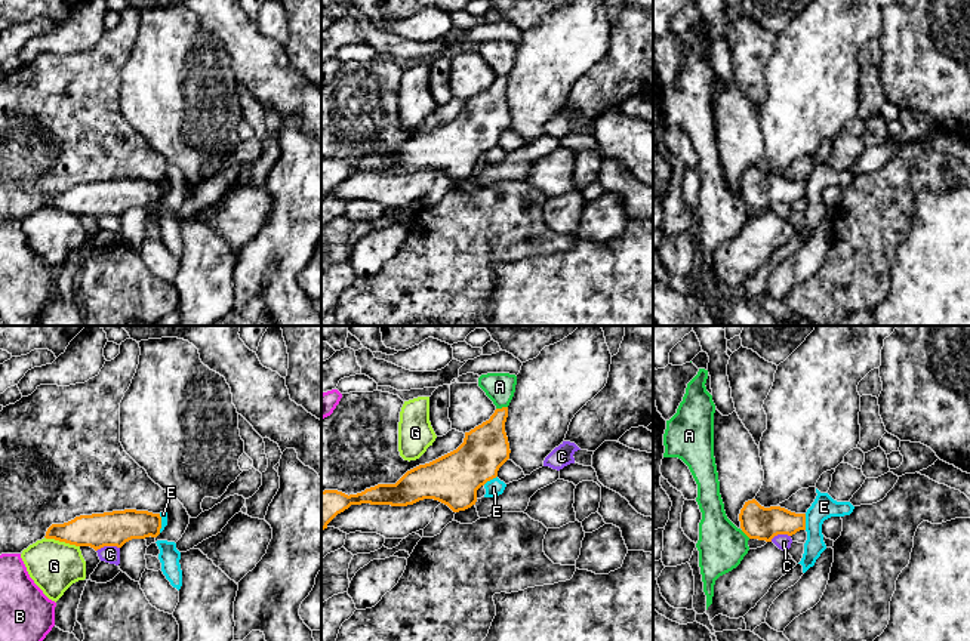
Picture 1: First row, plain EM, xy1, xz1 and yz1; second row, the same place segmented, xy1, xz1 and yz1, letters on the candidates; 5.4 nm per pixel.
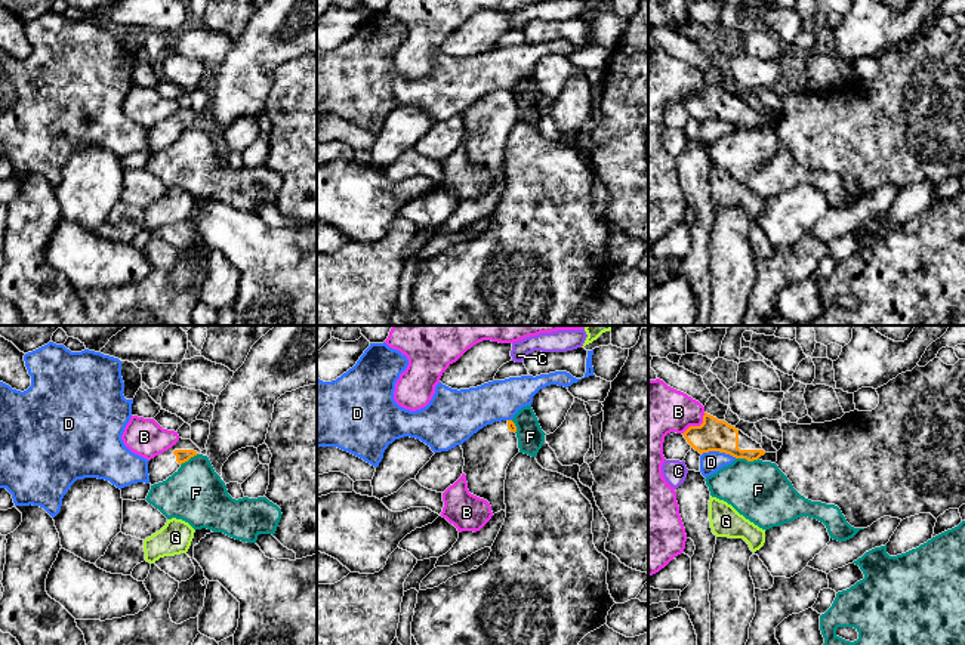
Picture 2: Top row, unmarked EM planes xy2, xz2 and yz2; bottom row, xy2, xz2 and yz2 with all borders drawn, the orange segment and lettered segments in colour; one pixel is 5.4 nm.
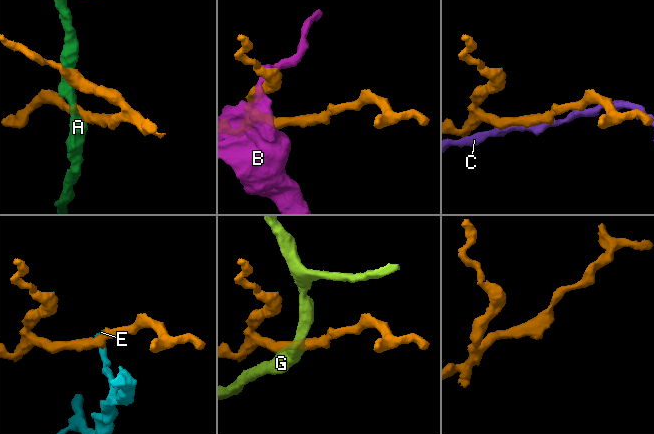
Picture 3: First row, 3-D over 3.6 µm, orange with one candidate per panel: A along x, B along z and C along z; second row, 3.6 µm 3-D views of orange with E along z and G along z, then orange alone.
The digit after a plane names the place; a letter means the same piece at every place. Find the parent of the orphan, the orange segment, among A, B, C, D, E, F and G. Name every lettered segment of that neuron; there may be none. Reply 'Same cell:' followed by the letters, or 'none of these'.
Same cell: none of these

